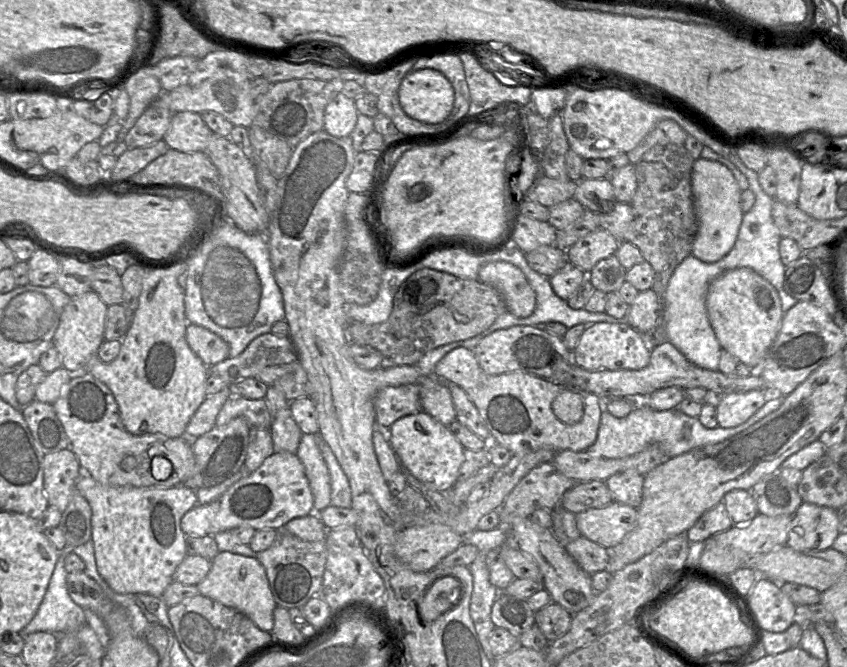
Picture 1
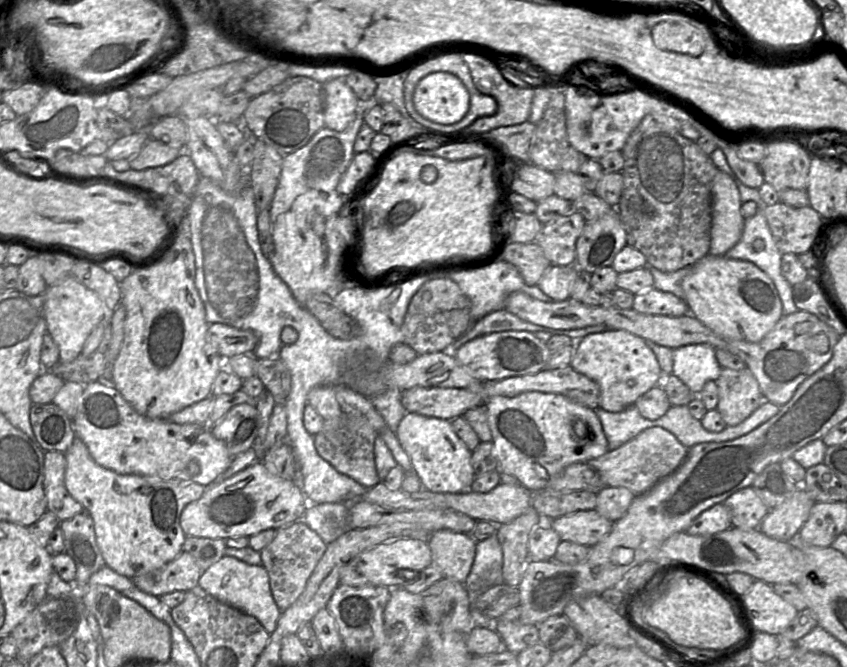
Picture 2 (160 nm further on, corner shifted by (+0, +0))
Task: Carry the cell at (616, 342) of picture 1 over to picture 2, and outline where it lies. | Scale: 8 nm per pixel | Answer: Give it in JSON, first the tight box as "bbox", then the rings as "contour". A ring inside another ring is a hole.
{"bbox":[570,330,664,412],"contour":[[[626,330],[591,333],[576,341],[570,365],[597,383],[599,407],[621,412],[634,406],[637,399],[664,379],[660,365],[646,341]]]}

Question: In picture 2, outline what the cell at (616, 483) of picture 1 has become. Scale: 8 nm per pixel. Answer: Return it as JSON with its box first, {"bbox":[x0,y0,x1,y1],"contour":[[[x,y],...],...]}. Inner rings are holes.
{"bbox":[595,486,635,522],"contour":[[[605,486],[597,493],[595,509],[603,517],[616,522],[627,512],[635,496],[625,487]]]}

